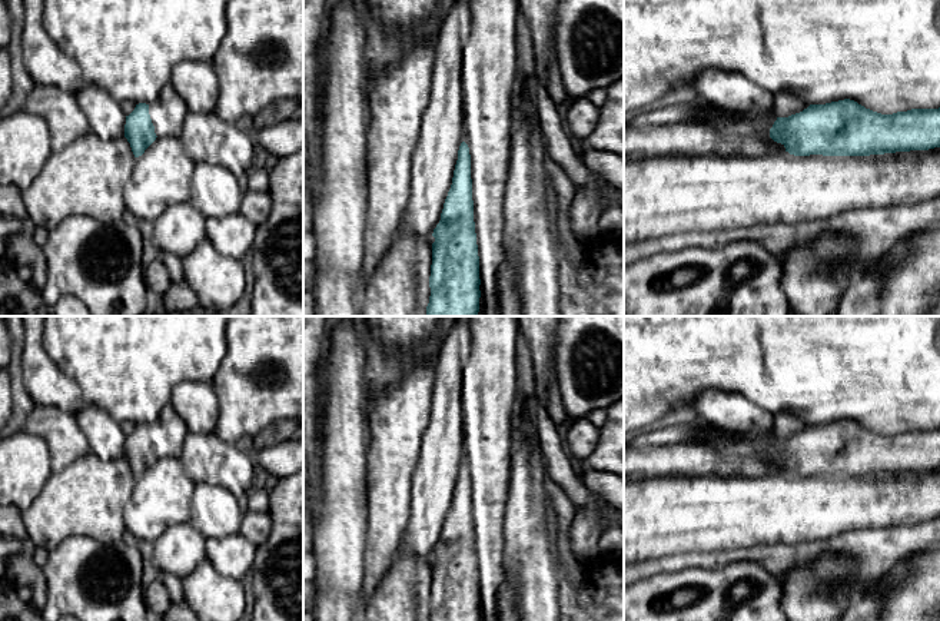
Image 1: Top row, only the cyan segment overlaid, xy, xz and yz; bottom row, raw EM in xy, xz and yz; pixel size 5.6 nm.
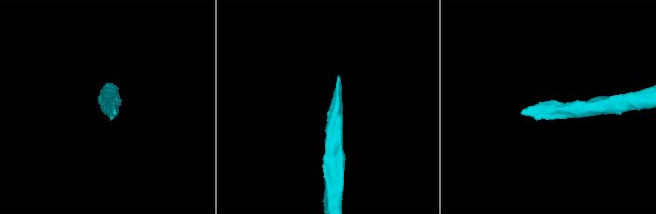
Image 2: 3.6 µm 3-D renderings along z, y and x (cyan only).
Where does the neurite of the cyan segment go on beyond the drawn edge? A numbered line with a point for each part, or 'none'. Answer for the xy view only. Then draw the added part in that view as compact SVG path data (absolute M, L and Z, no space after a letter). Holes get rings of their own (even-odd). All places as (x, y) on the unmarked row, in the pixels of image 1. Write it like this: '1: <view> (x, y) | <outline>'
1: xy (168, 432) | M172 405L165 406L159 418L149 425L156 456L180 458L187 434L187 425Z

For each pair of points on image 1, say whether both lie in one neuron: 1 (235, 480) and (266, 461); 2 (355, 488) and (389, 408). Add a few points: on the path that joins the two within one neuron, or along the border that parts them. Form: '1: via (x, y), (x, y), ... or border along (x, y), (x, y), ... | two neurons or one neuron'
1: border along (249, 454), (259, 472) | two neurons
2: border along (371, 431), (366, 452), (365, 498) | two neurons

